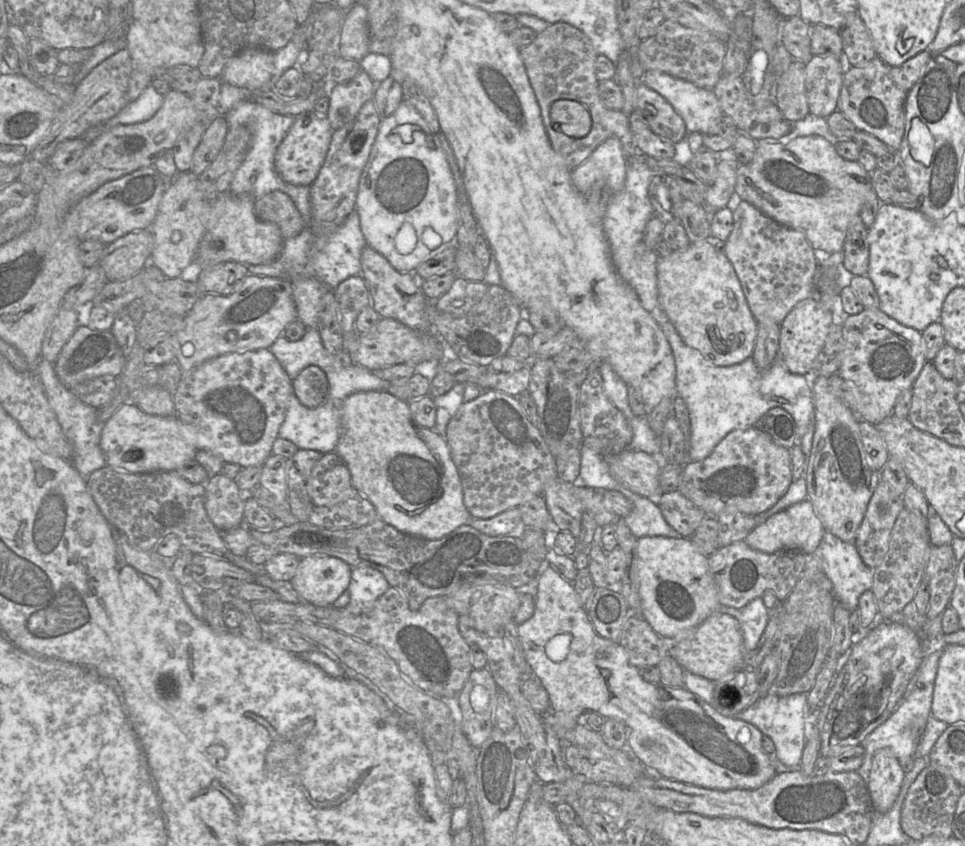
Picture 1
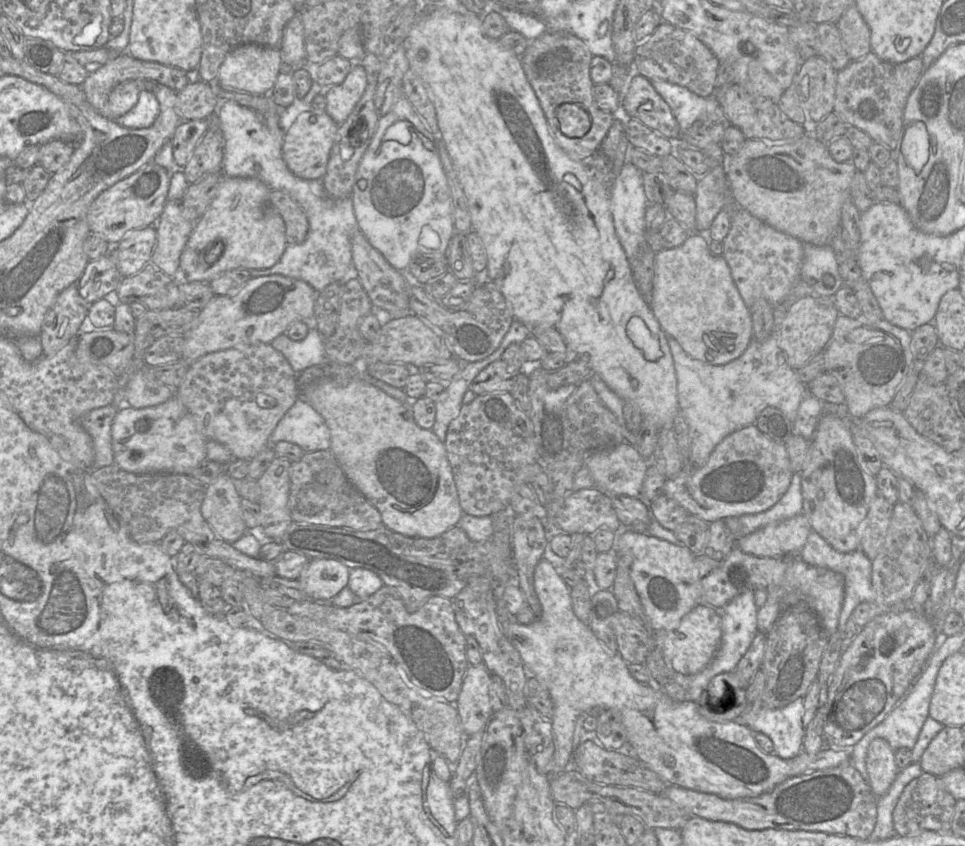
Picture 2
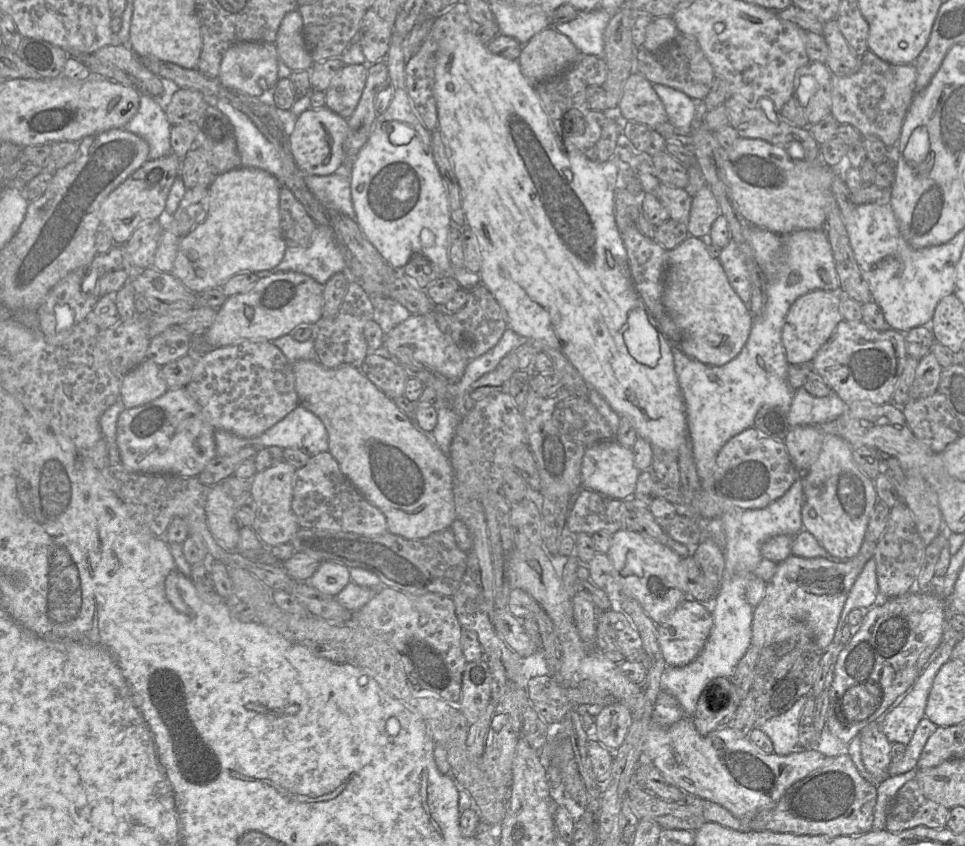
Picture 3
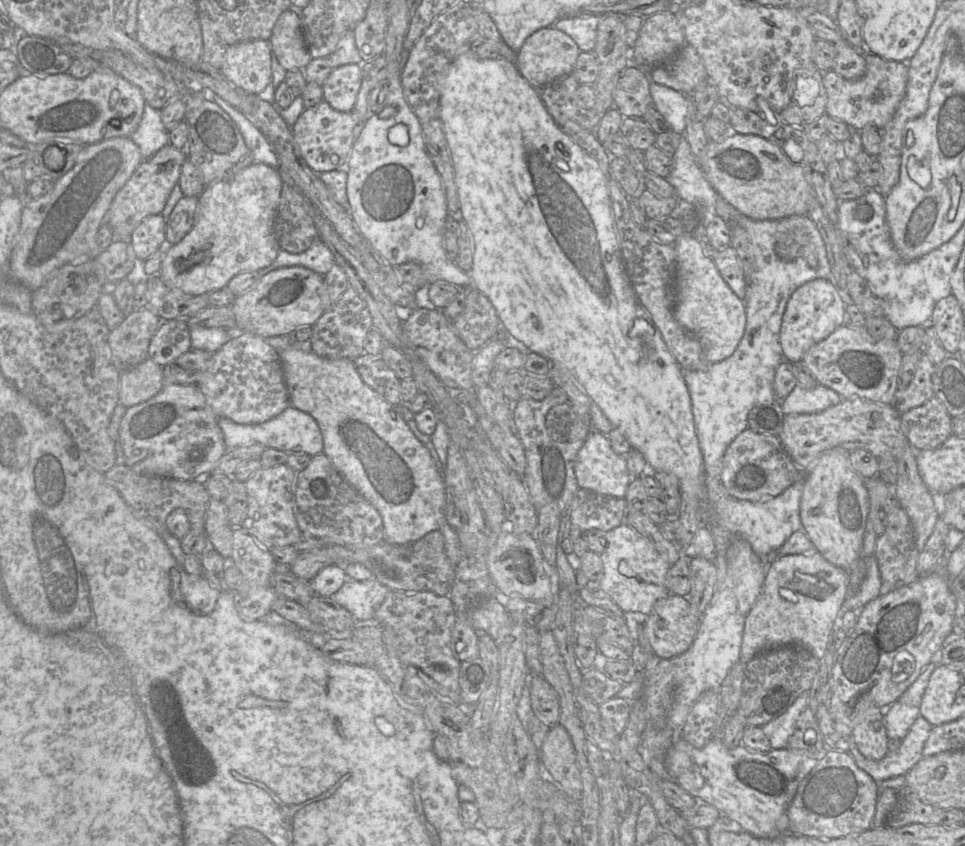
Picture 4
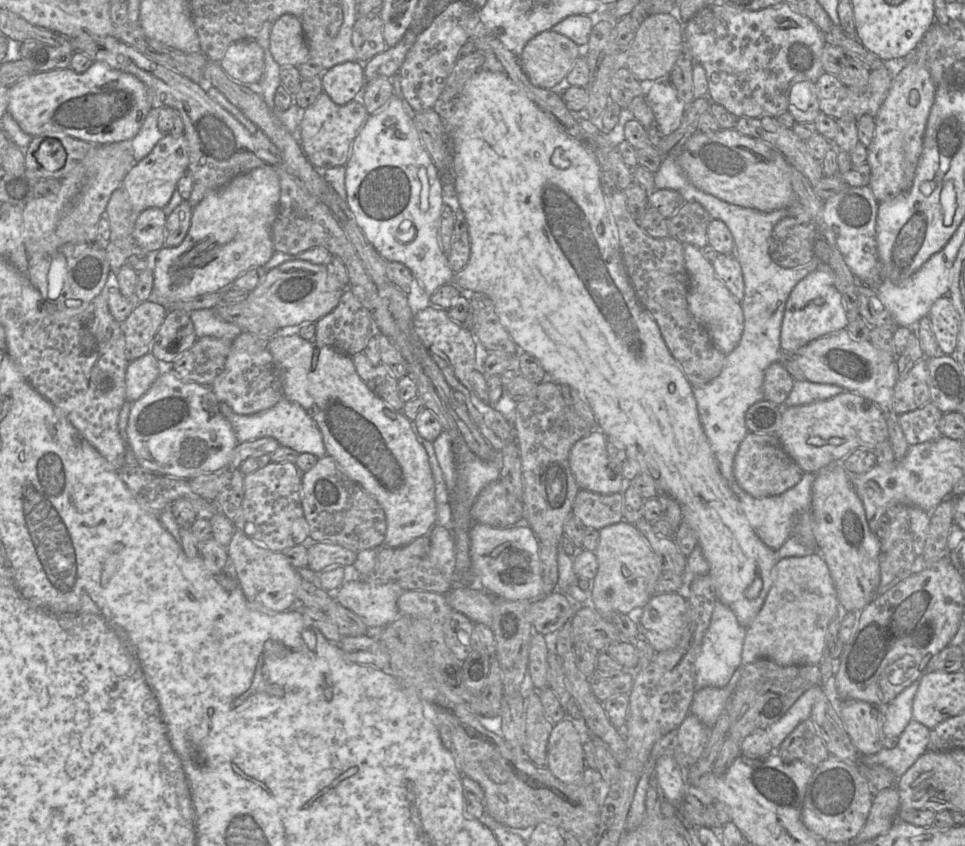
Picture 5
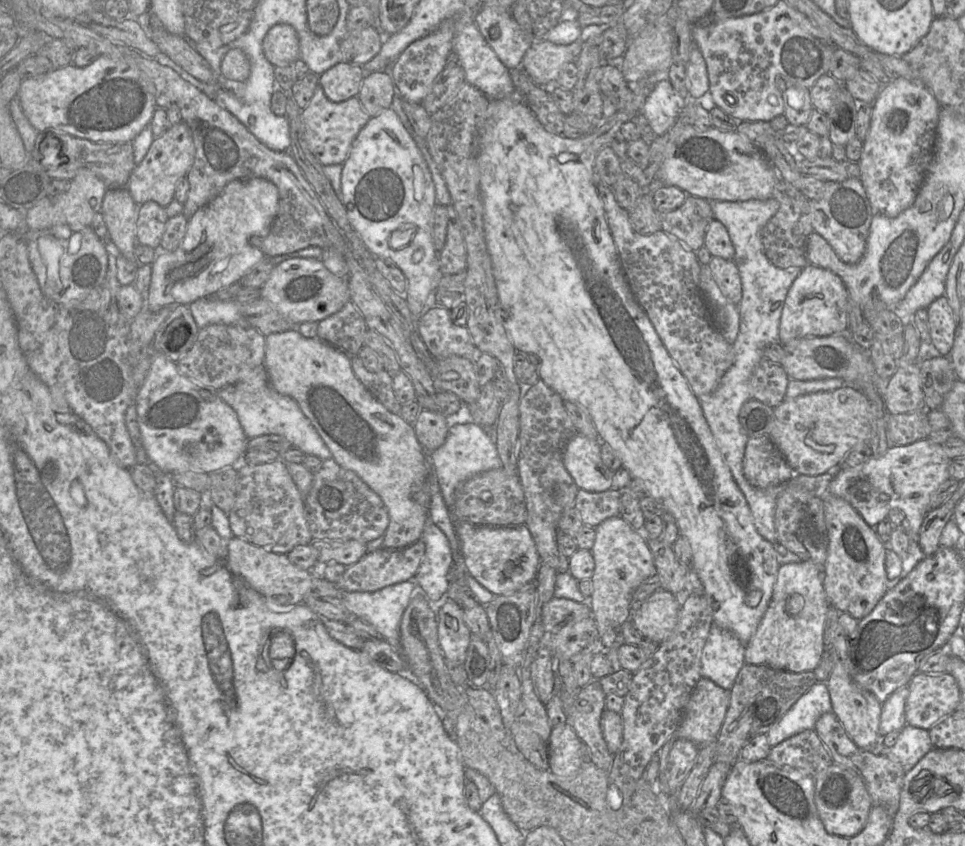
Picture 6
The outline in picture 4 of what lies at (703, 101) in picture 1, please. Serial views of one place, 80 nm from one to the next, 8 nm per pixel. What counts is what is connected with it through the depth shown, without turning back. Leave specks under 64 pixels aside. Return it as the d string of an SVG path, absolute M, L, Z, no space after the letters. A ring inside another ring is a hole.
M650 81L649 89L656 110L674 133L683 134L688 124L686 95L652 81Z

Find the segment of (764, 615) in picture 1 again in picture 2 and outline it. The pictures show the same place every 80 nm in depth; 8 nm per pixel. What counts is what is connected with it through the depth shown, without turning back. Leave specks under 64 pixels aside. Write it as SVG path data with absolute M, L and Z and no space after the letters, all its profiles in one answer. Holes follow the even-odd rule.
M748 590L739 594L722 609L717 610L720 611L721 615L722 636L720 645L713 659L697 674L682 675L681 673L677 673L673 679L674 682L678 683L685 690L687 701L696 703L703 690L707 687L709 681L716 675L724 672L733 672L752 644L756 635L759 633L757 628L758 607L754 601L753 590Z

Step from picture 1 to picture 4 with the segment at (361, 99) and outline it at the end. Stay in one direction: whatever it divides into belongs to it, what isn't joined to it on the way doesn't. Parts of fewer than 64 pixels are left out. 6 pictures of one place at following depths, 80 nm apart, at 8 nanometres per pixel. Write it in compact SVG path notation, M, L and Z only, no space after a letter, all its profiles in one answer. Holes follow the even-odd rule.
M351 63L333 68L322 85L324 100L337 111L353 111L362 80L360 64Z

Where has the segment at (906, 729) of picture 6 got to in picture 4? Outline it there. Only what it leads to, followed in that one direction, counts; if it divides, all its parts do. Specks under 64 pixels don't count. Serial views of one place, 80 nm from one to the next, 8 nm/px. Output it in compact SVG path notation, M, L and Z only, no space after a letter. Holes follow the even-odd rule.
M921 715L914 721L908 734L901 740L900 748L879 760L866 759L858 750L852 735L849 738L848 753L854 762L877 784L885 780L904 776L922 758L924 745L933 726Z

